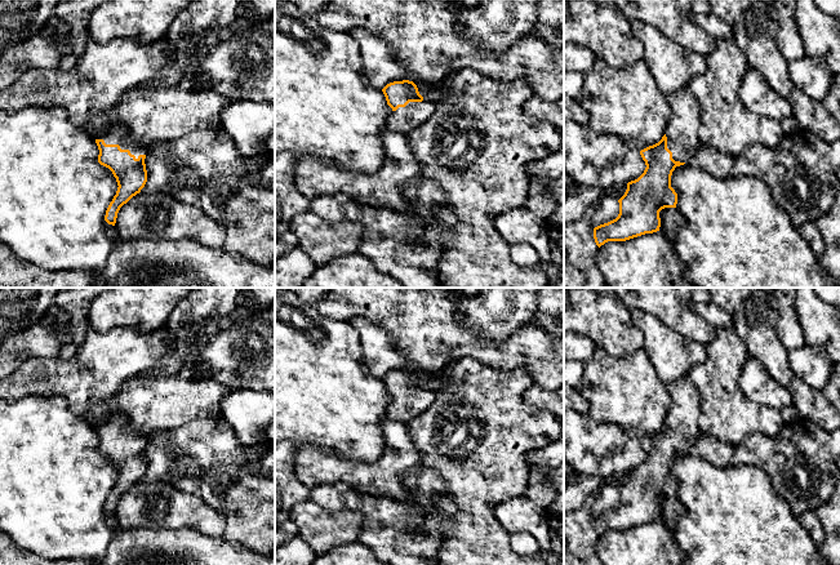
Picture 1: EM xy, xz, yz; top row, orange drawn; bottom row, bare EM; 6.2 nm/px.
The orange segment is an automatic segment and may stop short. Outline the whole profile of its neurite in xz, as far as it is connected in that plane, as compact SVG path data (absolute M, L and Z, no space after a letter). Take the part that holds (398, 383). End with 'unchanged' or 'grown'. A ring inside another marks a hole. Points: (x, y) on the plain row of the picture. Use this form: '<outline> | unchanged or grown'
M409 369L390 372L382 381L392 397L386 410L386 418L392 422L410 422L425 413L436 399L436 392L425 390L417 374Z | grown

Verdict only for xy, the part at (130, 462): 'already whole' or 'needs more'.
needs more

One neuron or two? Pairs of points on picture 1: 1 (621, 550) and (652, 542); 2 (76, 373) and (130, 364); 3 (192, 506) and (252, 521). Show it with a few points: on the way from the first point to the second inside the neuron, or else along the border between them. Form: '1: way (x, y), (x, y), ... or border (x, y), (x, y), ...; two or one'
1: way (629, 550), (644, 550); one
2: way (89, 373), (93, 373), (102, 364), (118, 364); one
3: border (192, 494), (198, 495), (223, 517), (223, 535); two

